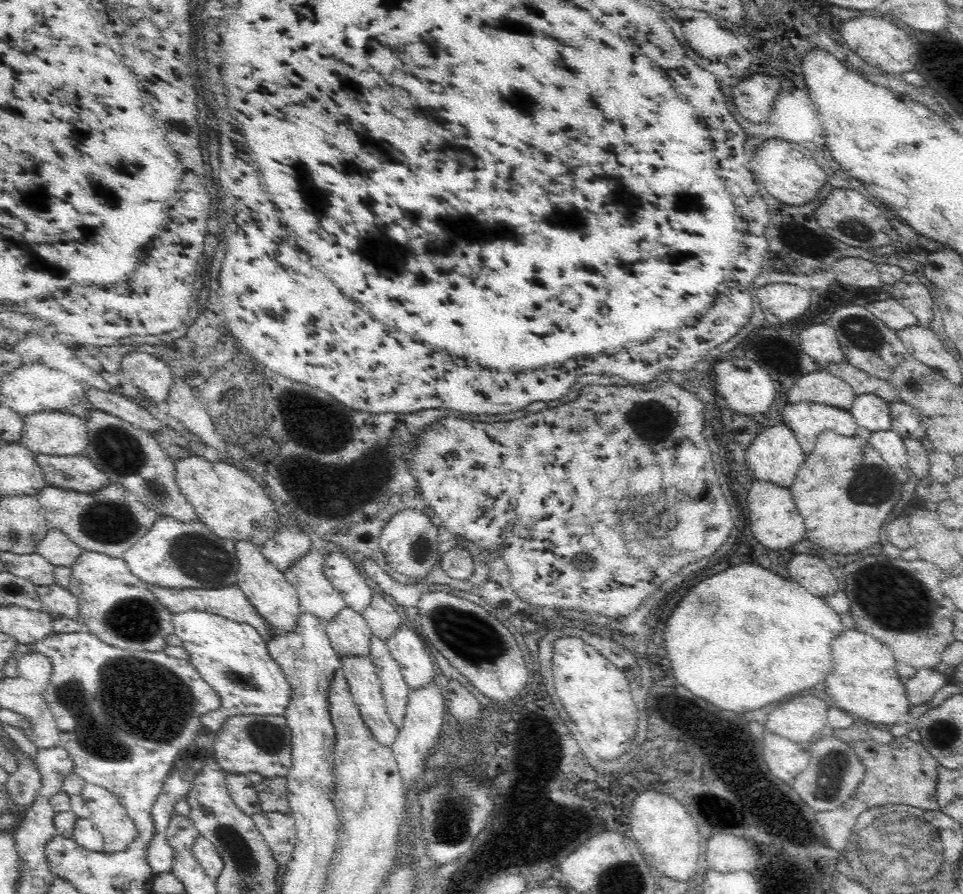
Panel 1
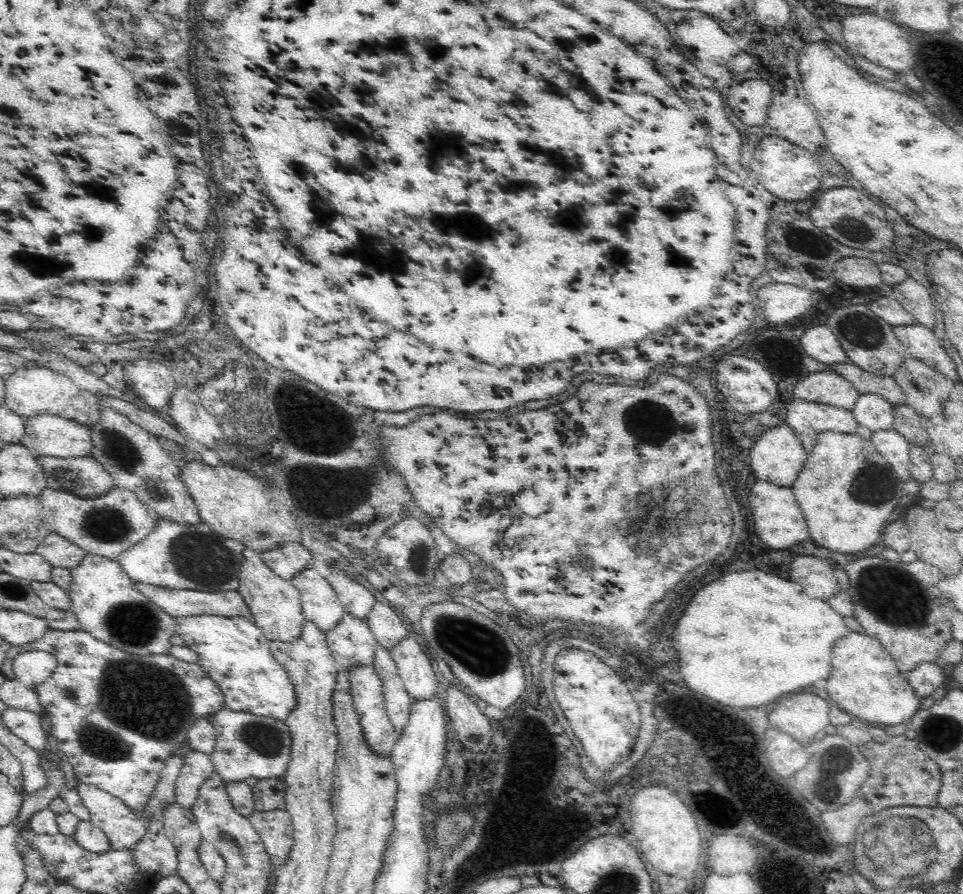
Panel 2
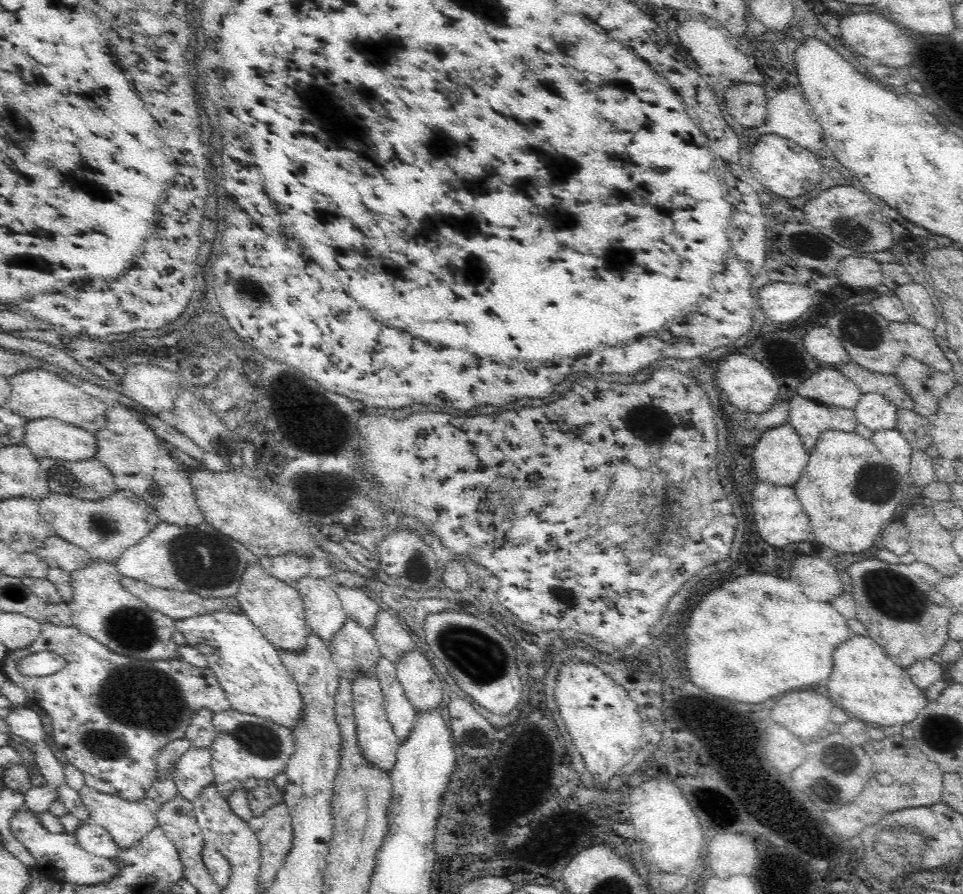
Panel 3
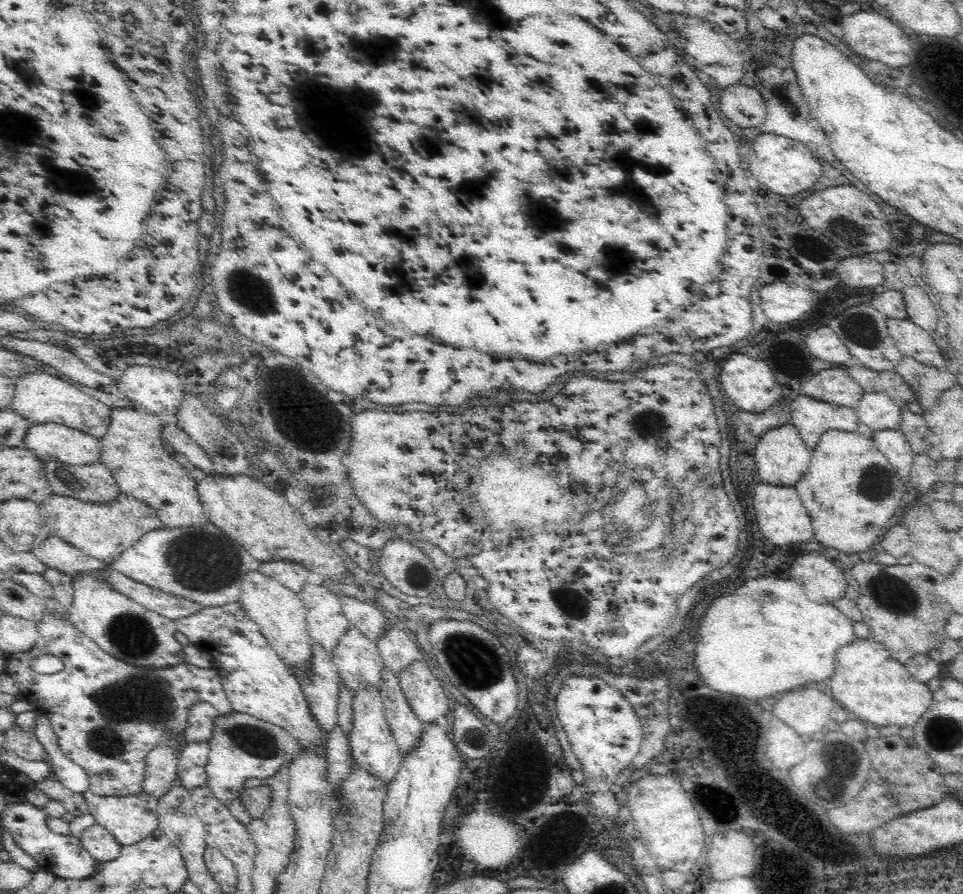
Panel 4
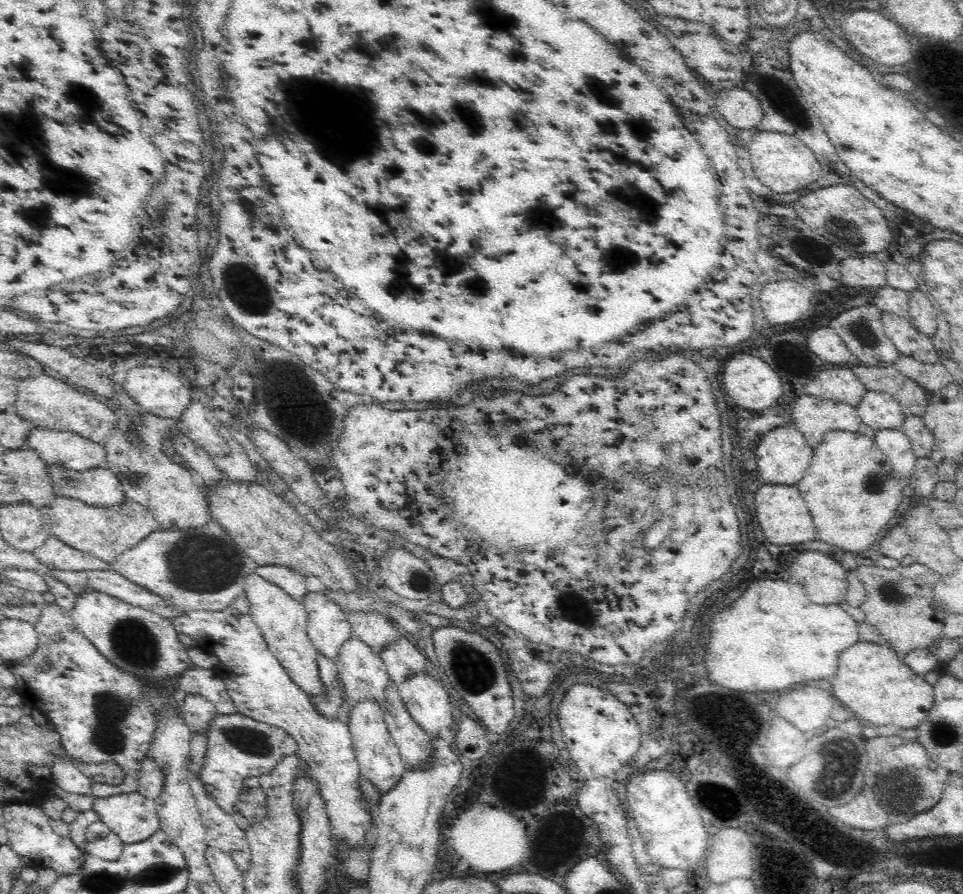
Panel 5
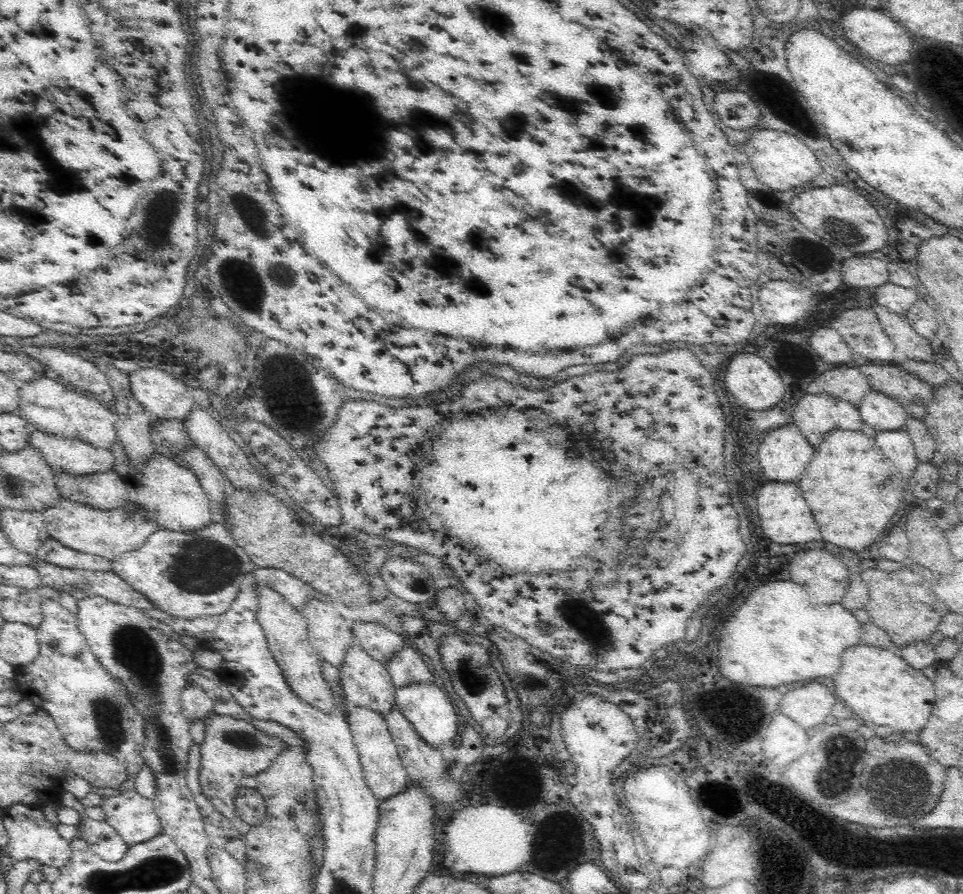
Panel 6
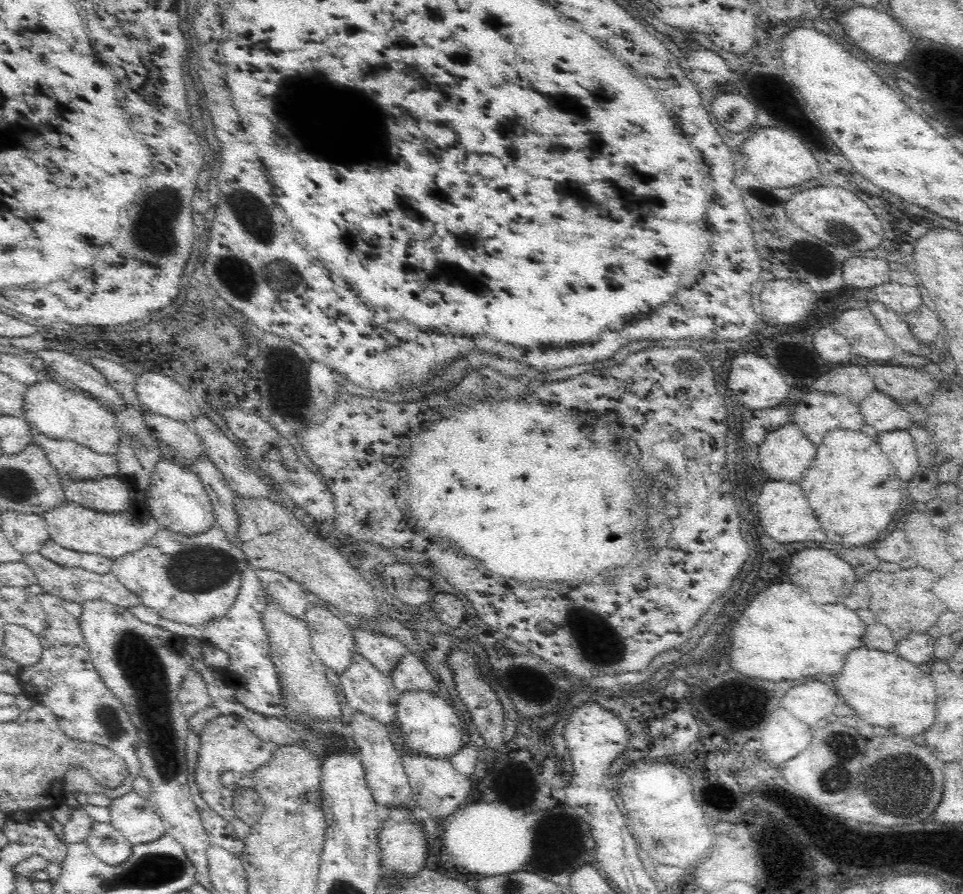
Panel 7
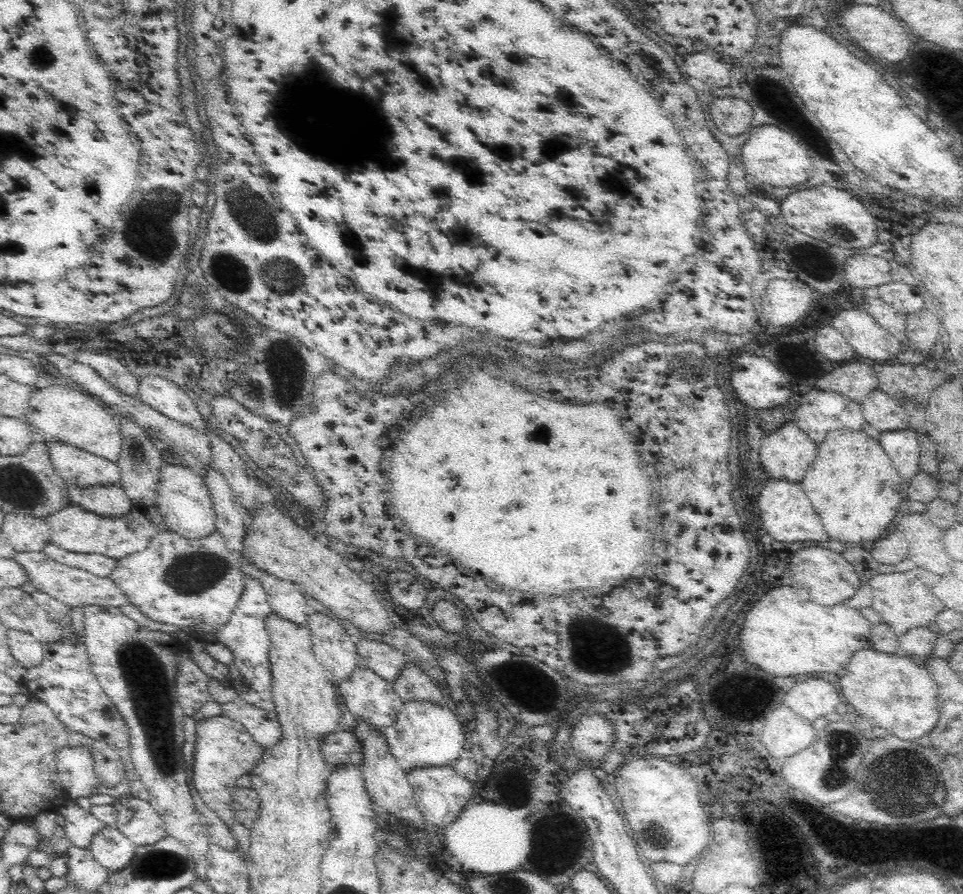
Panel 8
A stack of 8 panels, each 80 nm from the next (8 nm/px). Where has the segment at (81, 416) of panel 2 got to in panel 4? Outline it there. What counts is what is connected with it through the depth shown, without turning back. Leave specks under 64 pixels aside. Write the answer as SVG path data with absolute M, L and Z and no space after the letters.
M39 372L22 375L13 379L13 383L15 384L15 395L10 409L32 424L61 424L62 426L85 432L98 440L101 440L108 432L112 408L84 394L74 384L60 379L55 373Z

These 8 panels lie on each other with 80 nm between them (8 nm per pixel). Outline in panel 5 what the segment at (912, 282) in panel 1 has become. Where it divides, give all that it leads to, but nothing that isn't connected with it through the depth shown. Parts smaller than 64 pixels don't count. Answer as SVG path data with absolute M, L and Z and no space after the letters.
M914 289L909 291L908 320L922 334L932 338L936 332L936 323L940 313L930 297Z

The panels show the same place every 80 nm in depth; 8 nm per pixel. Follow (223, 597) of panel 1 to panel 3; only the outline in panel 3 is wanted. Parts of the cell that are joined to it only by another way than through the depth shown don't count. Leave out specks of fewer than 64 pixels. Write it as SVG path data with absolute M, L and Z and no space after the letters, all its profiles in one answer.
M120 576L120 585L130 595L138 597L143 603L146 603L149 608L168 616L174 621L191 618L192 616L216 613L218 610L239 606L236 598L204 599L200 595L196 595L196 593L156 588L127 576Z

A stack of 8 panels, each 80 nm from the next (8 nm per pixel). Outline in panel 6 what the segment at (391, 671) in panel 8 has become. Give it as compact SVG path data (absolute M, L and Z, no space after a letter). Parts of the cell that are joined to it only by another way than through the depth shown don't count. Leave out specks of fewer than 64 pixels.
M352 622L350 627L356 644L381 665L387 666L387 662L407 646L400 635L378 623Z

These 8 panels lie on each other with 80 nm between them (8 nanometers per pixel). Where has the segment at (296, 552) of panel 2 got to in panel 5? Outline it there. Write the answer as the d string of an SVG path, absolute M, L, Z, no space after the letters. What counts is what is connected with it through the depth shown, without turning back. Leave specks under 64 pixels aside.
M259 566L255 570L260 577L274 585L278 585L288 596L296 599L298 603L301 598L308 592L306 590L306 577L294 570L282 566Z

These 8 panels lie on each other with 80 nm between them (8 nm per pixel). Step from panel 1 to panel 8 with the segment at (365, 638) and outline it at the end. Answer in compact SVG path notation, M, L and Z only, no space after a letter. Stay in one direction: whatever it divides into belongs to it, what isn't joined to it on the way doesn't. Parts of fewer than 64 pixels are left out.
M360 664L352 677L337 685L341 698L354 719L368 723L376 730L392 726L396 722L398 713L403 707L402 699L394 690L393 683L380 678L372 669Z

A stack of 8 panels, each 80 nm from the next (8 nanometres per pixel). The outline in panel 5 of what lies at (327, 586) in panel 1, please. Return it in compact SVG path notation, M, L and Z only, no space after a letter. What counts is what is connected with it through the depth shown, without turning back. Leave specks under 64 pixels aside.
M306 593L301 602L307 615L307 635L318 653L337 662L340 647L352 637L346 614L332 599L320 593Z

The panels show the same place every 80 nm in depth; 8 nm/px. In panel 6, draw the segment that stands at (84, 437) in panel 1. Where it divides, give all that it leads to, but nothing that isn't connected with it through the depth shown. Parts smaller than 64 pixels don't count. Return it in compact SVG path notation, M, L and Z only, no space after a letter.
M33 430L29 445L38 449L52 472L70 476L94 476L112 472L115 463L110 450L100 450L74 437L59 437Z

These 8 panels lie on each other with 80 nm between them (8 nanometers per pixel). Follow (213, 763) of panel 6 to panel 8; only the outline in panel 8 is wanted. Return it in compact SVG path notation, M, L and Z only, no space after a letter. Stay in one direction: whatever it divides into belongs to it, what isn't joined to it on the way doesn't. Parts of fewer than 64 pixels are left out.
M223 714L210 716L204 720L195 722L195 746L193 753L193 765L190 782L198 791L200 799L206 803L206 806L214 811L218 818L230 828L234 823L234 815L231 809L231 800L234 789L237 787L236 780L242 774L250 774L258 758L262 757L265 749L254 744L250 733L238 722Z

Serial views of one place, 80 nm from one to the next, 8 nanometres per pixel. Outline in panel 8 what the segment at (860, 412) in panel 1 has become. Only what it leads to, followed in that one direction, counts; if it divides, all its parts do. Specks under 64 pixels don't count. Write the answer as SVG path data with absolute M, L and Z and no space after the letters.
M882 389L873 390L870 396L866 396L862 402L862 410L866 422L882 432L904 430L910 424L909 414L906 414L904 408L898 406Z

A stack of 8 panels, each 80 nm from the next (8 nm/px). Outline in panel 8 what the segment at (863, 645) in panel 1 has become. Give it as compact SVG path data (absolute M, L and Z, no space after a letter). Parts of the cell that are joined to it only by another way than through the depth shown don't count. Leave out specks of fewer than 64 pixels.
M860 650L840 678L842 694L872 726L884 728L900 740L916 740L928 734L938 722L938 686L930 674L908 658L890 656L876 650Z

